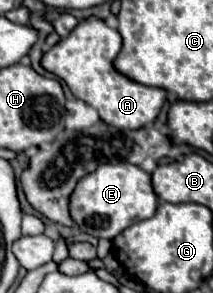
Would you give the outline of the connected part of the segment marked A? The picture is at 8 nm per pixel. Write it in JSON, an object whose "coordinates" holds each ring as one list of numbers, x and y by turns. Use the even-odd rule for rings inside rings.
{"coordinates":[[87,17,79,21,79,25,69,33,69,37,61,39,41,57,43,69,57,75,67,83,71,93,97,109,99,117,107,121,107,125,115,125,119,129,139,129,147,123,153,123,159,115,167,93,157,87,147,87,127,79,117,73,113,67,113,59,121,51,121,35,117,29,111,29,99,17]]}

